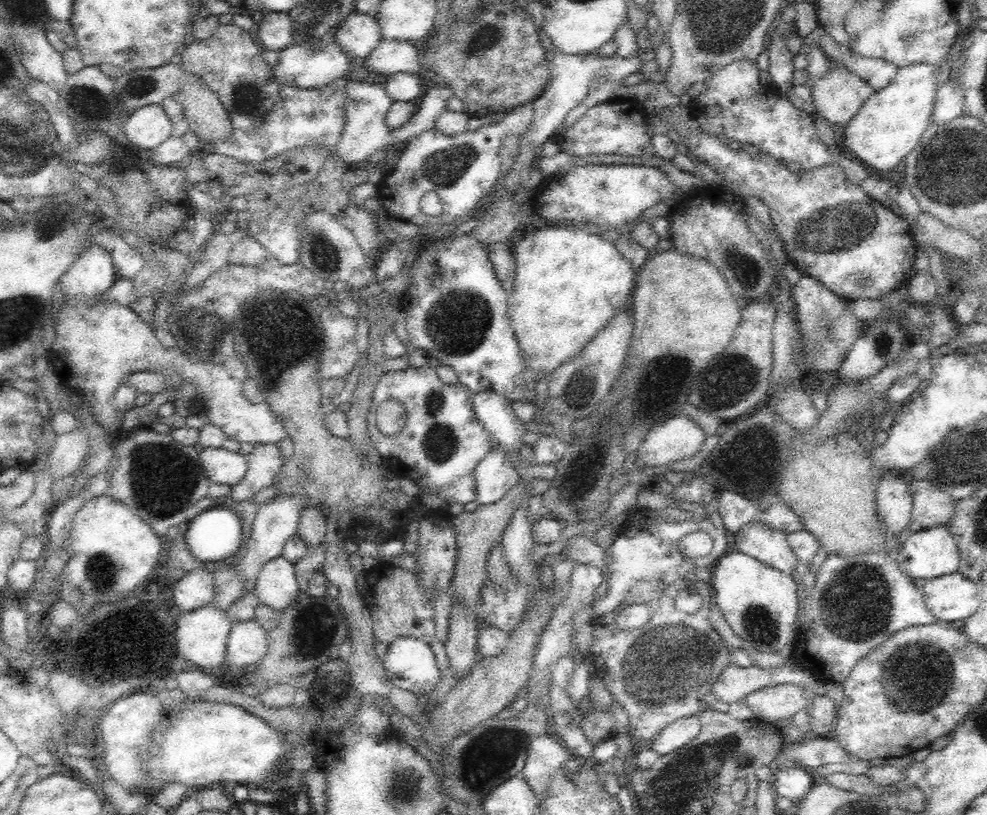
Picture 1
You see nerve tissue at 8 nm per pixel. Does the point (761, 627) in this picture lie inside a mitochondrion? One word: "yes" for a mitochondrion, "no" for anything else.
yes

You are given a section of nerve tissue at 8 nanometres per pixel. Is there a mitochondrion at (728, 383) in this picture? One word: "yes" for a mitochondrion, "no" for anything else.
yes

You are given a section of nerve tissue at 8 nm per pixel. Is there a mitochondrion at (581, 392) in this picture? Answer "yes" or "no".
yes

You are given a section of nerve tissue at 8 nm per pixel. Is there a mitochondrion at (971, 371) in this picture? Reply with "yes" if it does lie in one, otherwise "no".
no

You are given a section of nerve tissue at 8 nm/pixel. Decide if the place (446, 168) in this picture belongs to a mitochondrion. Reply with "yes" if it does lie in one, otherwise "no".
yes

